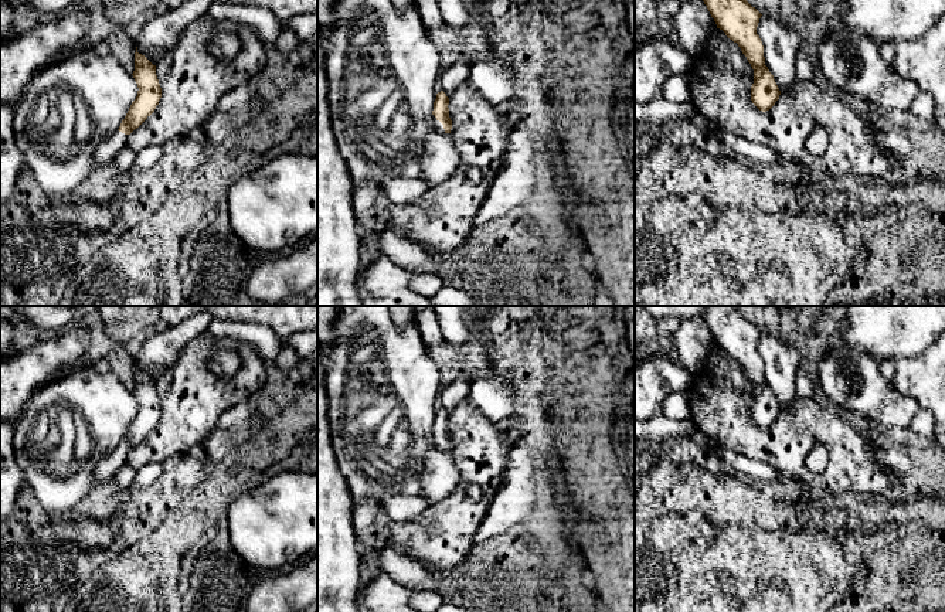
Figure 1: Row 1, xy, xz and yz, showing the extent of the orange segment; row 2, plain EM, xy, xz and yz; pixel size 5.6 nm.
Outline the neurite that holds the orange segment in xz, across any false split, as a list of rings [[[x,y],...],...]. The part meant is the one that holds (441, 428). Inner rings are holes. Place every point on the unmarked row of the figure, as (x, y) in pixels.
[[[443,408],[436,411],[436,416],[434,419],[434,449],[436,450],[451,450],[452,438],[449,435],[449,415]]]

